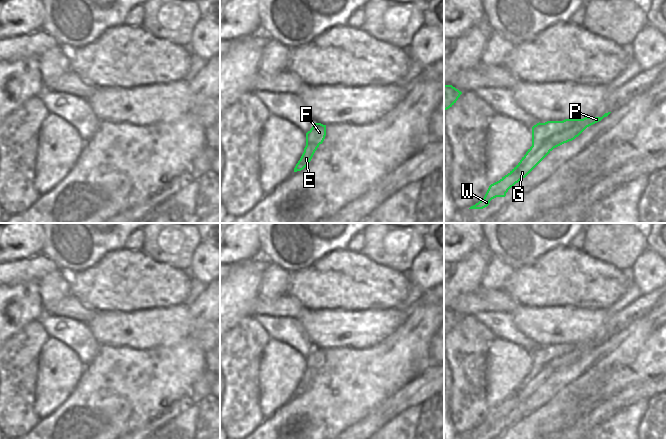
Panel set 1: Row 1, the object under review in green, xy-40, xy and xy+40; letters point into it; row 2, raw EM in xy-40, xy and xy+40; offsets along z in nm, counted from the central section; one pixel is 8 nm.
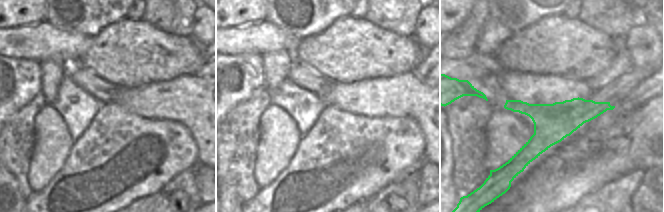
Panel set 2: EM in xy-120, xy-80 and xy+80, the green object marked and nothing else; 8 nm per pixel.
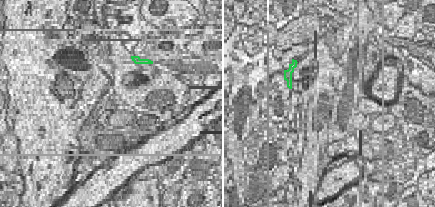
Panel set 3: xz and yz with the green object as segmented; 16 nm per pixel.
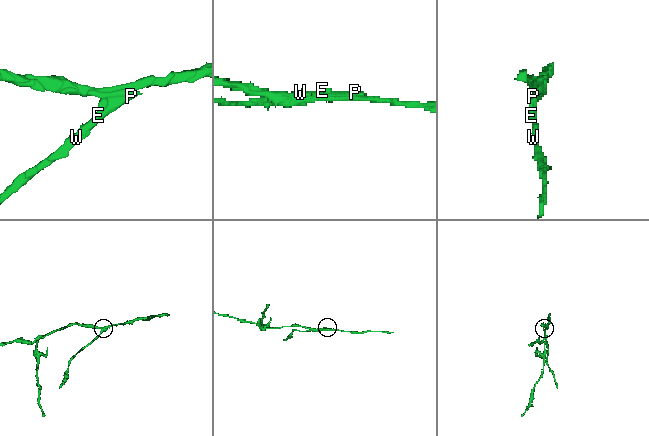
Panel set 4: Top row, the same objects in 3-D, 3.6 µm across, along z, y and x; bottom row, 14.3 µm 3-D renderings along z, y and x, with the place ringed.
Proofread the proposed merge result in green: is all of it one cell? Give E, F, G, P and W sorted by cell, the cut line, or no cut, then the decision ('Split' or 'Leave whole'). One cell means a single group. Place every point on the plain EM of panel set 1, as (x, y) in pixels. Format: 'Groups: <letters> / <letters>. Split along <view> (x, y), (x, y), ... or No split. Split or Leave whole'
Groups: E G W / F P. Split along xy+40 (583, 353), (575, 347), (544, 364), (532, 365). Split

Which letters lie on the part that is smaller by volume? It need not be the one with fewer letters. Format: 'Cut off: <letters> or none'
Cut off: E, G, W

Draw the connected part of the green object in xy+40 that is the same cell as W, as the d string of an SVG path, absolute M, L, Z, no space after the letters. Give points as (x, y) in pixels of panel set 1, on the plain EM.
M576 347L545 365L532 365L532 370L520 386L507 399L491 408L484 422L469 433L483 433L492 423L505 421L508 414L525 402L554 372L574 364L583 355Z

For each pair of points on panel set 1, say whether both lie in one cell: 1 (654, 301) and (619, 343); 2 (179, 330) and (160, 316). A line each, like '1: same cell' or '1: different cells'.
1: different cells
2: same cell

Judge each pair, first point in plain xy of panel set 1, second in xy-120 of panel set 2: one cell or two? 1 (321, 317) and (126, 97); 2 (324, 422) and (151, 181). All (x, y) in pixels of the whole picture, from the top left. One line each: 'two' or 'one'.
1: one
2: one

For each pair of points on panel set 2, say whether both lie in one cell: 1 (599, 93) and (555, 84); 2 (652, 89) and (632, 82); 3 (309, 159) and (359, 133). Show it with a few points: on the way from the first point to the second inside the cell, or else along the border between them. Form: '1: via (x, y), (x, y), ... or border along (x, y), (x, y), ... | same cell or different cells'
1: border along (597, 85), (579, 97) | different cells
2: border along (653, 74), (619, 97) | different cells
3: via (321, 158), (334, 158), (347, 145) | same cell

